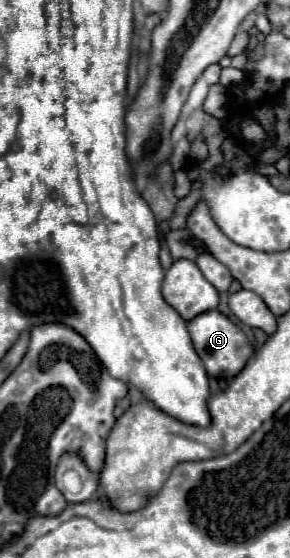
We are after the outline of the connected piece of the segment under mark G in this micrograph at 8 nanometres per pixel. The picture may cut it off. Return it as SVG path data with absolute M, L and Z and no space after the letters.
M207 311L207 313L197 315L193 321L187 323L187 329L191 333L195 351L201 357L201 361L203 361L209 377L233 379L245 367L247 359L253 355L251 343L247 341L245 333L231 319L227 319L219 311Z

